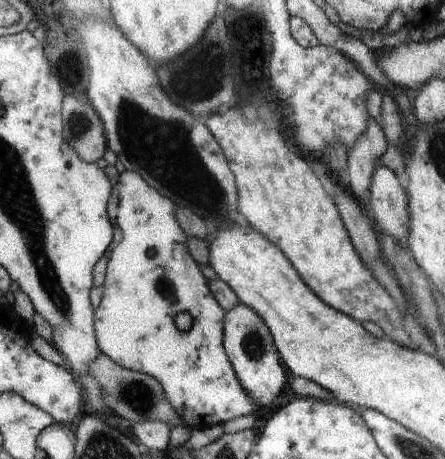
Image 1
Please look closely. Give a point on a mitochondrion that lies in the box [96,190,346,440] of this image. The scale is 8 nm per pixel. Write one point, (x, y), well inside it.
(139, 397)

